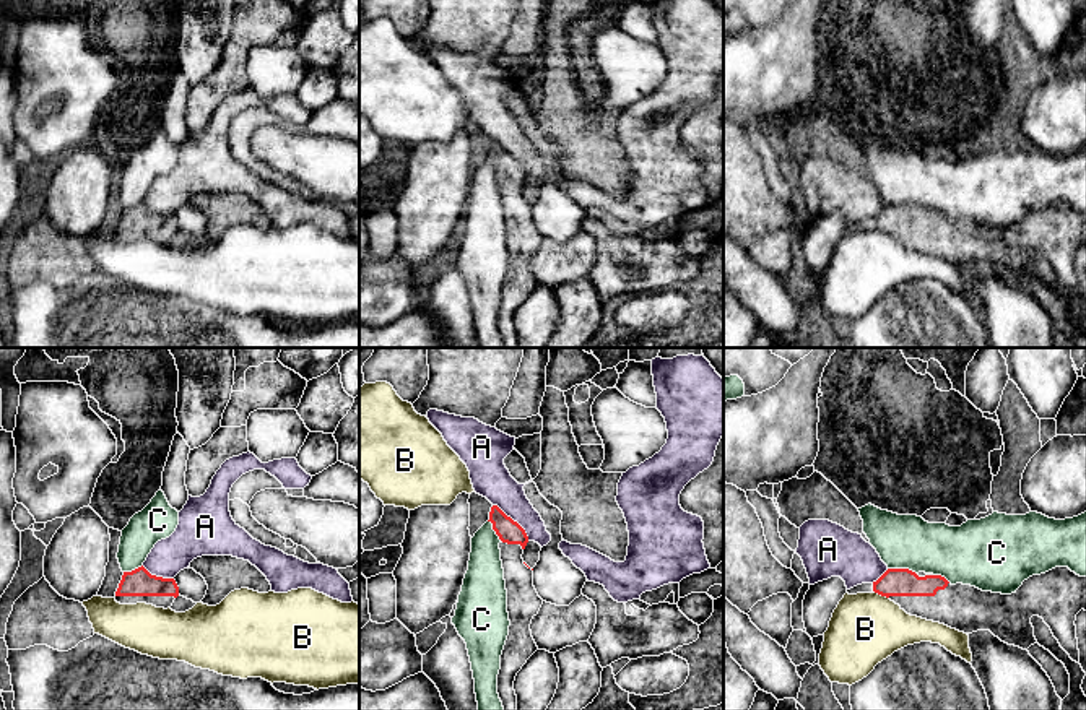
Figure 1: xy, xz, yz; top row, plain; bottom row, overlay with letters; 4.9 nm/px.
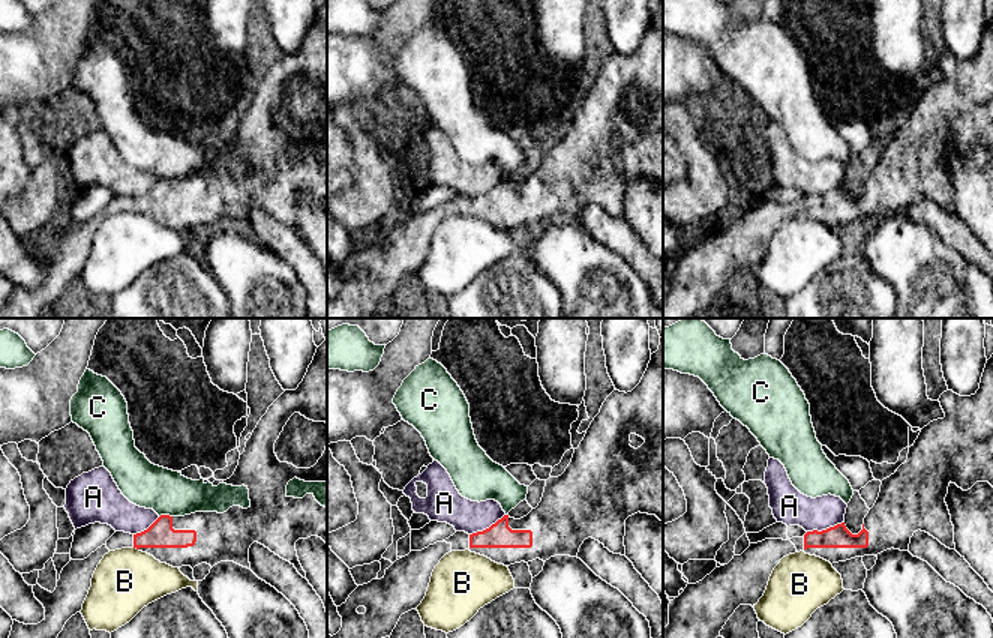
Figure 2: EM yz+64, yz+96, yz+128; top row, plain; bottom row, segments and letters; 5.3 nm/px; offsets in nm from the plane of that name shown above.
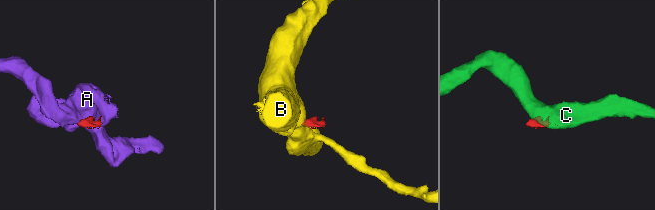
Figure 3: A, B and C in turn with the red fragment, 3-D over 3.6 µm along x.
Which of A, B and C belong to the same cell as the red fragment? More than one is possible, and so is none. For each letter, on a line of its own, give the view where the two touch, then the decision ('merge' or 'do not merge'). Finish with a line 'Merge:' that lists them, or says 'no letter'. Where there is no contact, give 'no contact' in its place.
A: contact in xz; do not merge
B: contact in yz; do not merge
C: contact in yz; do not merge
Merge: no letter

